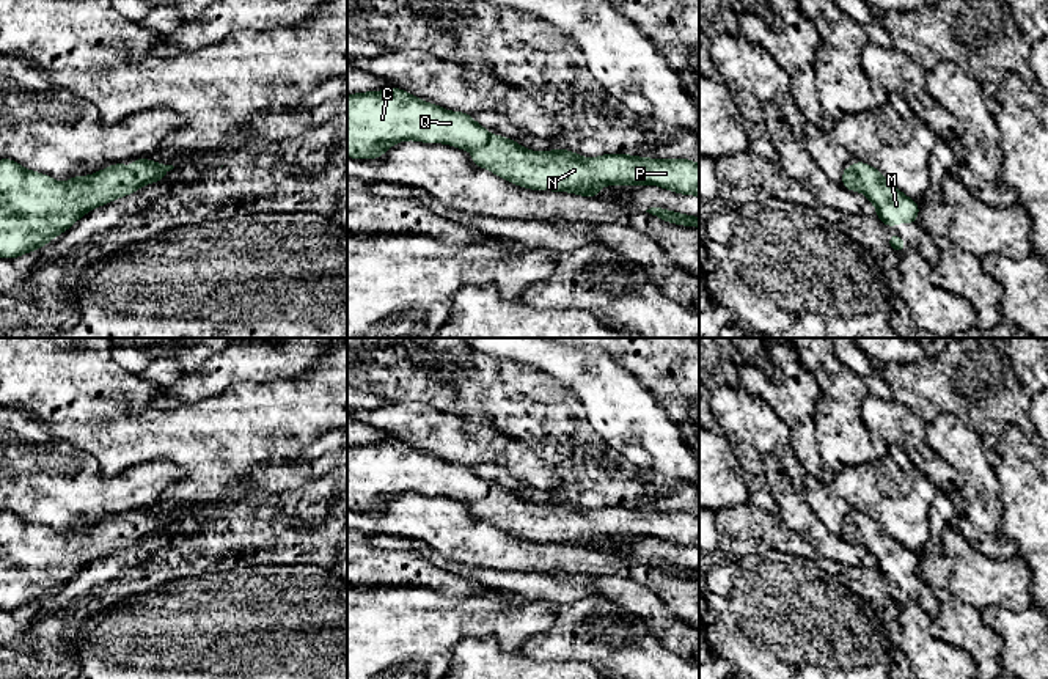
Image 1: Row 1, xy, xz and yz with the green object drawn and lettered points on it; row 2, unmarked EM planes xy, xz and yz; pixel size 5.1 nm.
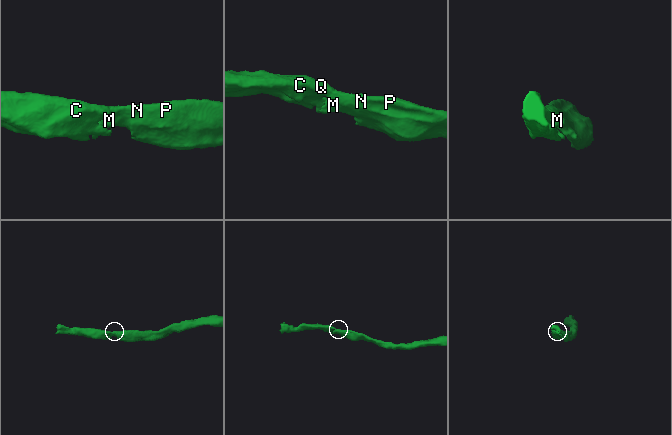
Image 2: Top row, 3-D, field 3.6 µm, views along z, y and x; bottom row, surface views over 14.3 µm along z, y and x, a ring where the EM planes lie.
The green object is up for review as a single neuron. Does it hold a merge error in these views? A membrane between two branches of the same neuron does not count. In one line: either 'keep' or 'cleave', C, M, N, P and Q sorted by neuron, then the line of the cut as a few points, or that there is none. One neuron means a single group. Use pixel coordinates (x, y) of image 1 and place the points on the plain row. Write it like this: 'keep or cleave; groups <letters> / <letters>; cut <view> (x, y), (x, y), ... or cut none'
keep; groups C M N P Q; cut none

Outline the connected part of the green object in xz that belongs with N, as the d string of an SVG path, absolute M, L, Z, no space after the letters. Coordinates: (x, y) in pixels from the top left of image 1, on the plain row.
M401 440L347 448L347 508L379 511L404 492L446 495L471 503L471 514L531 542L599 550L600 538L660 538L699 549L699 516L628 506L581 509L569 501L537 505L492 487L473 468L424 454Z

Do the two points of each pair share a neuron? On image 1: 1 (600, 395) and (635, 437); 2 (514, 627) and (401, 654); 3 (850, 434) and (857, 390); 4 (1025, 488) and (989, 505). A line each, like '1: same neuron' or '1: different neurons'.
1: same neuron
2: same neuron
3: same neuron
4: different neurons

